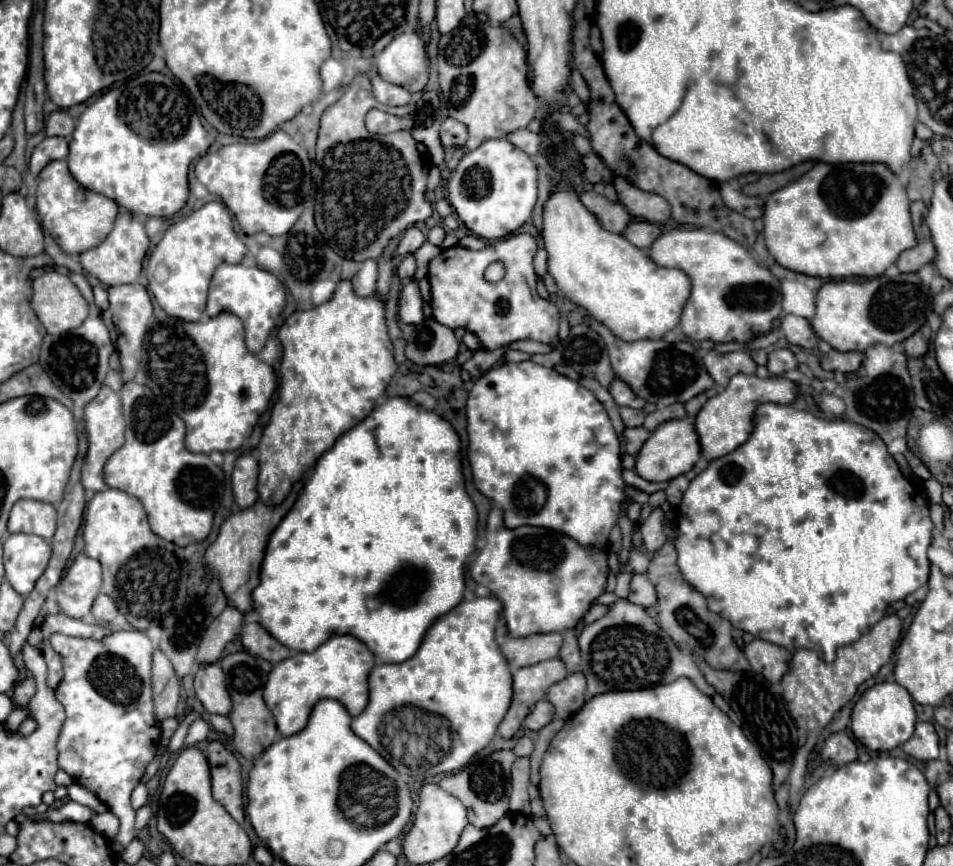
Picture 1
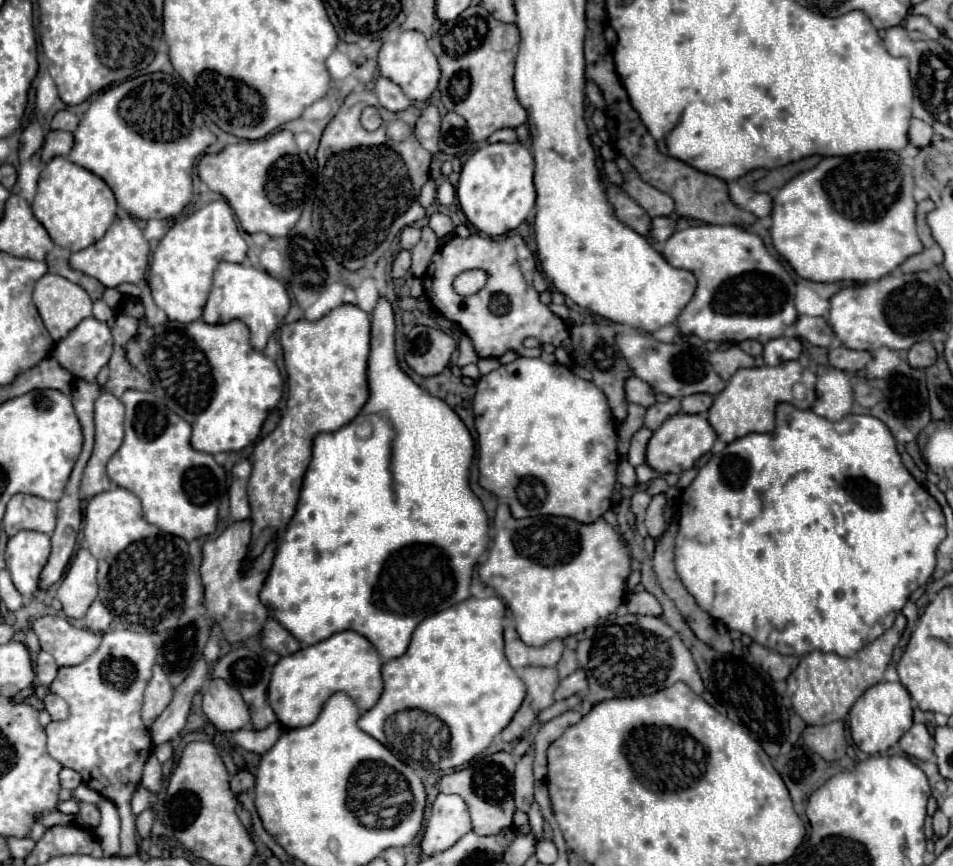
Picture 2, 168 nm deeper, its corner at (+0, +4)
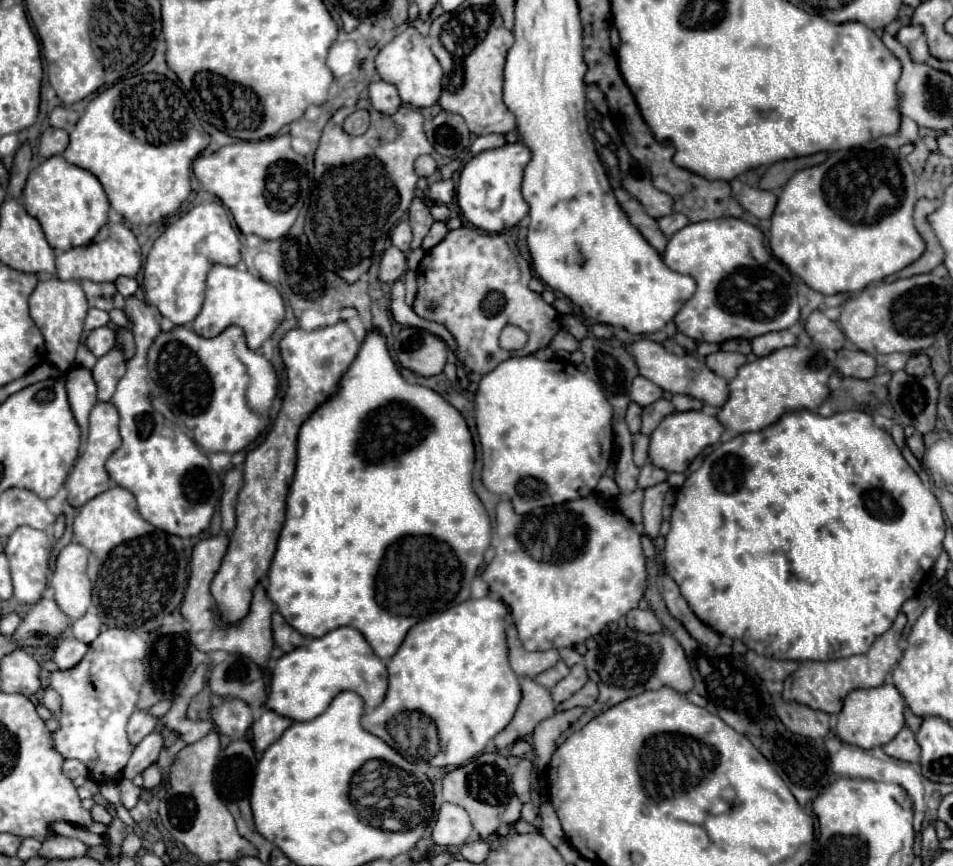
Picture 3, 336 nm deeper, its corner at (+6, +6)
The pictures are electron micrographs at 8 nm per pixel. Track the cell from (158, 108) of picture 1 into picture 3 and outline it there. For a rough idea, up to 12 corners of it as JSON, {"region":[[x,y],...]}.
{"region":[[144,73],[88,103],[62,157],[128,223],[186,201],[208,143],[182,89]]}

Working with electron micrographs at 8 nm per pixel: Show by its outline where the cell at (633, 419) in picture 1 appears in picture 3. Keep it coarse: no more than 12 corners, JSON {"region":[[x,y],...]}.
{"region":[[636,403],[628,405],[626,423],[632,433],[640,431],[642,407]]}

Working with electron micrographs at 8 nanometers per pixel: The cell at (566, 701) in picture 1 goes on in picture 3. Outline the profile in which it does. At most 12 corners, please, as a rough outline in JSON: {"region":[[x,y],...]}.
{"region":[[584,665],[570,673],[550,689],[554,703],[566,701],[586,681]]}

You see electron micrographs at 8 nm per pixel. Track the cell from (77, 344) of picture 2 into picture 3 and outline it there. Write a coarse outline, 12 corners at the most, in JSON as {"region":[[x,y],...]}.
{"region":[[108,327],[90,331],[86,345],[96,357],[114,347],[116,335]]}

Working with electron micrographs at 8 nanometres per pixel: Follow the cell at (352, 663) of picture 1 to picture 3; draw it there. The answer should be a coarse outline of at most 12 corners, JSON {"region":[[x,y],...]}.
{"region":[[354,627],[282,655],[266,707],[292,721],[340,691],[382,703],[386,663]]}

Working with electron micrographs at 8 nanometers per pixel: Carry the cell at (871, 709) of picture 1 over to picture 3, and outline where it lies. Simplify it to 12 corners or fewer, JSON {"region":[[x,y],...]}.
{"region":[[894,685],[854,689],[836,733],[872,749],[904,727],[904,699]]}

